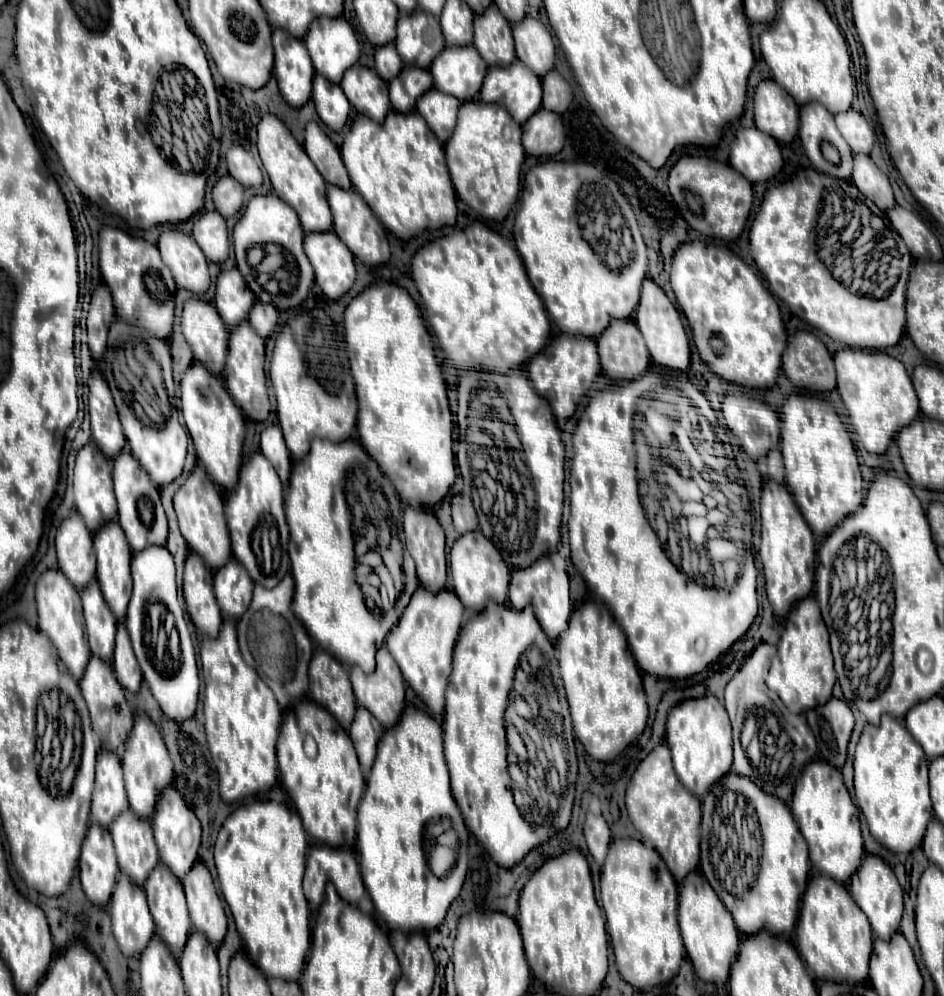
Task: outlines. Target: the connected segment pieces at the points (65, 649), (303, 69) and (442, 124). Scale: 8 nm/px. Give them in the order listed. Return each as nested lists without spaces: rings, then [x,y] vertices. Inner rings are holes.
[[[47,570],[37,582],[35,600],[37,600],[37,614],[39,614],[39,632],[51,640],[51,644],[57,648],[61,664],[79,682],[91,658],[87,638],[85,638],[81,596],[77,594],[77,590],[73,590],[73,586],[69,586],[69,582],[65,582],[65,578],[61,578],[59,570]]]
[[[273,30],[275,68],[279,92],[291,108],[301,108],[311,98],[313,64],[301,38],[289,38],[285,30]]]
[[[429,90],[421,102],[417,102],[417,112],[425,118],[429,130],[437,136],[439,142],[447,142],[455,130],[457,114],[461,102],[457,98],[449,98],[449,94],[437,94],[437,90]]]

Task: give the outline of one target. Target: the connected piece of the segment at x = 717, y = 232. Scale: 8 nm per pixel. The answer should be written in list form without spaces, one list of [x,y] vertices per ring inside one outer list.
[[[683,156],[671,168],[667,184],[681,216],[693,230],[709,238],[729,242],[739,238],[753,206],[753,190],[751,182],[745,182],[745,178],[741,178],[741,174],[737,174],[729,164],[721,164],[711,158]]]

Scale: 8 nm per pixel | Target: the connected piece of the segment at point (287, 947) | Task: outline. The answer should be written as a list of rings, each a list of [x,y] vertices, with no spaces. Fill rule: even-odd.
[[[251,804],[241,806],[225,820],[215,842],[215,866],[221,894],[231,908],[237,932],[245,944],[249,960],[263,972],[265,978],[299,980],[305,956],[311,946],[309,906],[303,894],[303,872],[307,856],[307,834],[301,818],[283,804]]]

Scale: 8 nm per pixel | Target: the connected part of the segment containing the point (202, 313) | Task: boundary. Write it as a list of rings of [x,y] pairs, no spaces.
[[[187,300],[181,314],[183,336],[189,342],[193,356],[211,374],[219,376],[225,368],[229,330],[221,322],[221,316],[209,302]]]

